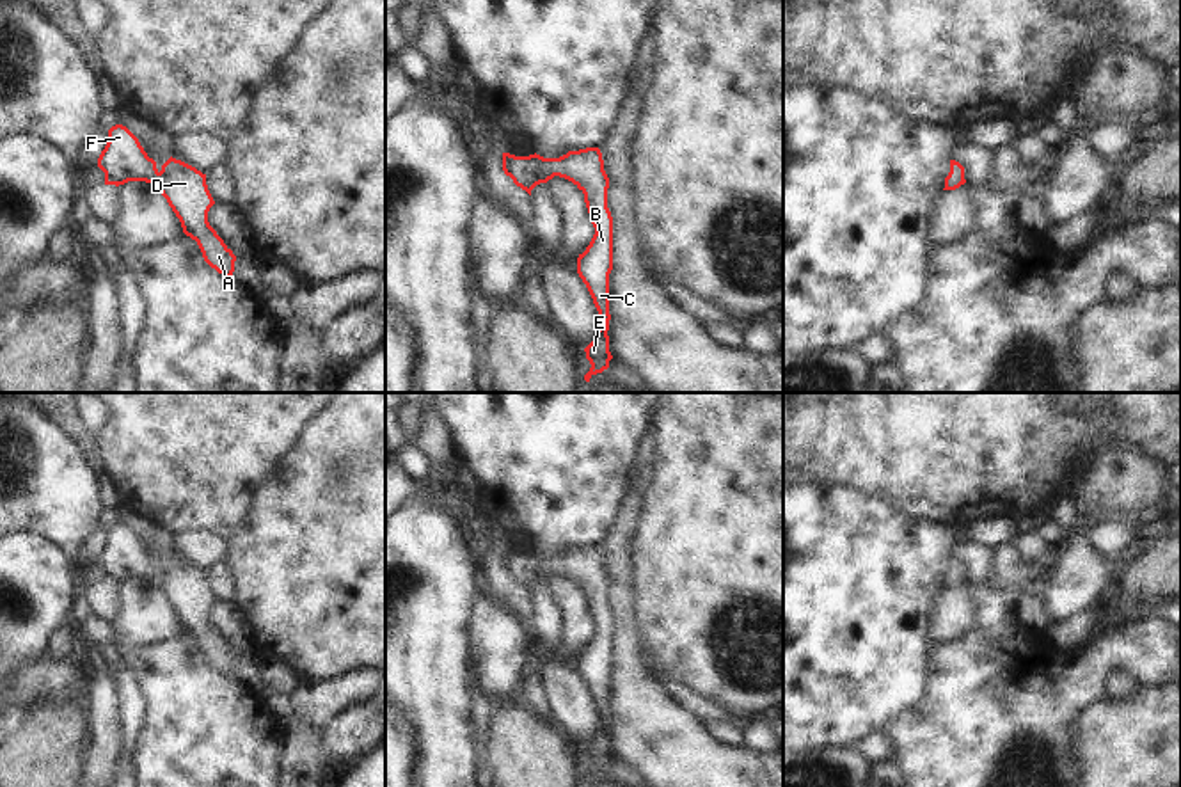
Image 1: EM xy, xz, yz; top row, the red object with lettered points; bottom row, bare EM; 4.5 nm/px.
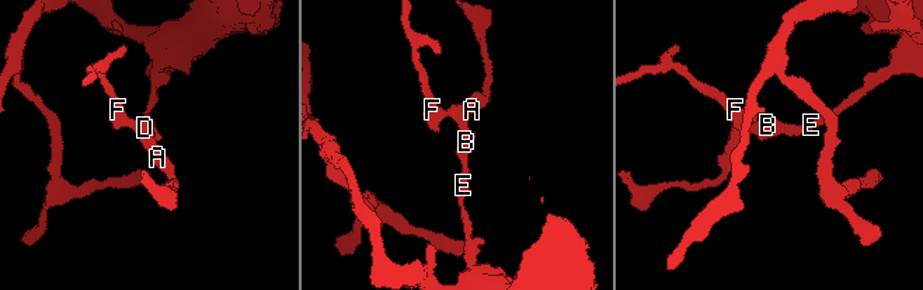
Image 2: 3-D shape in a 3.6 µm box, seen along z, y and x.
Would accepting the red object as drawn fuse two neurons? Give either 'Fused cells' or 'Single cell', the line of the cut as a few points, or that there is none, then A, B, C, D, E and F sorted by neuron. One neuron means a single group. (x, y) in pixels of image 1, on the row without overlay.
Single cell. No split. Groups: A B C D E F

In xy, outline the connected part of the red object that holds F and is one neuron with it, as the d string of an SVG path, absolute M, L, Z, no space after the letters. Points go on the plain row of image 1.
M123 522L108 528L98 565L105 570L105 583L153 581L179 616L183 631L197 640L204 659L218 672L233 675L236 654L208 620L215 599L206 572L172 554L158 568L139 537Z

